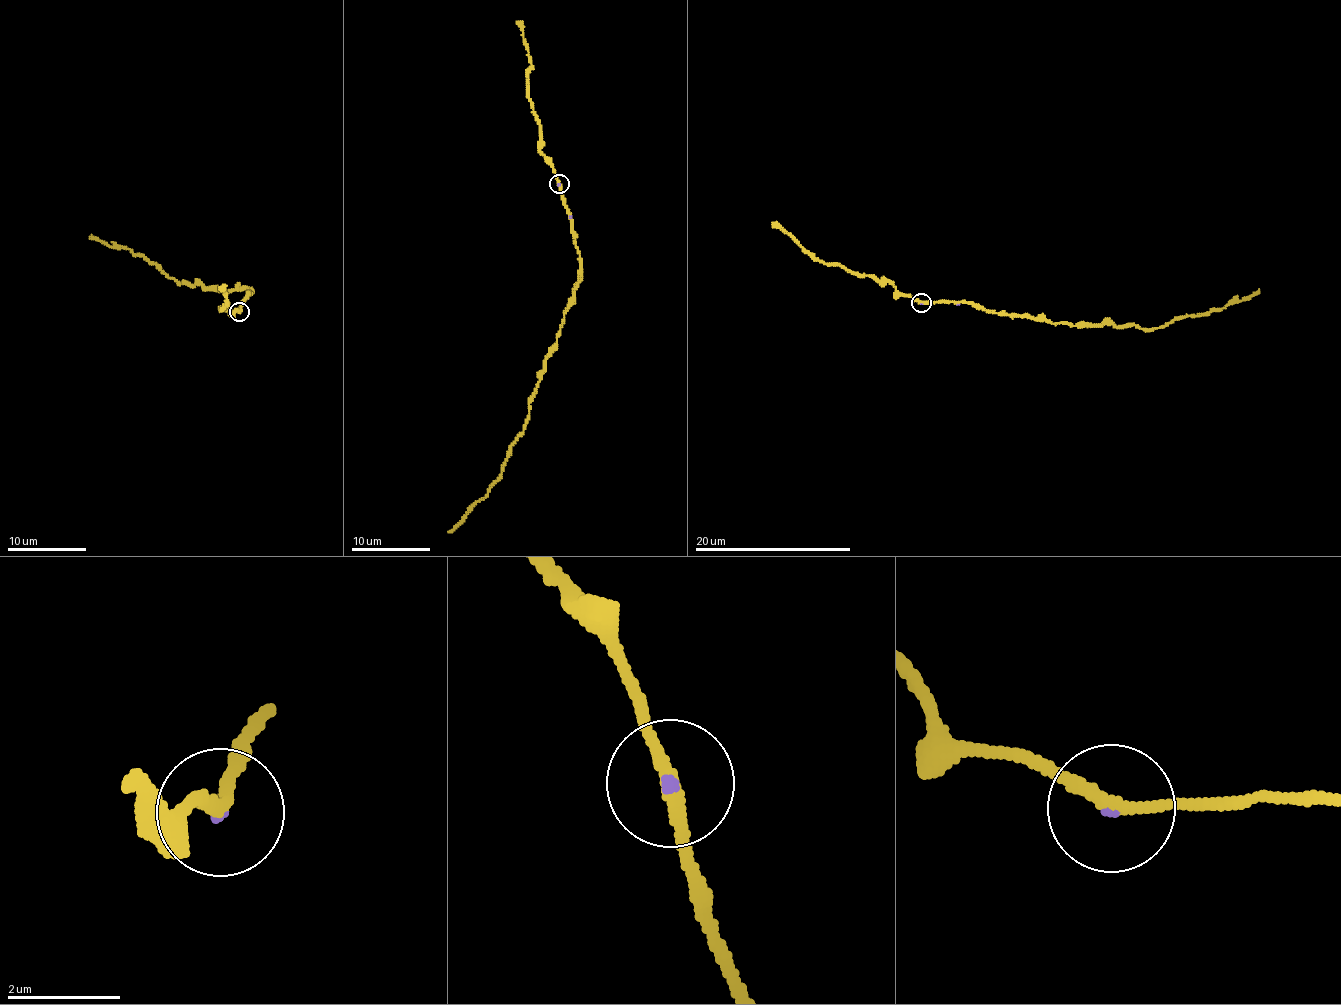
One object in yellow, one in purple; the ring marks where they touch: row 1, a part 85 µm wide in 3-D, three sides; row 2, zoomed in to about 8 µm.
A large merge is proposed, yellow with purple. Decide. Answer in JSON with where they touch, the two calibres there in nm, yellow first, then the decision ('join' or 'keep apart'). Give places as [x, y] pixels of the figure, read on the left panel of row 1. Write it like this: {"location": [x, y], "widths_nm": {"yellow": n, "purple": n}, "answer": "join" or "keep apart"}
{"location": [239, 312], "widths_nm": {"yellow": 200, "purple": 80}, "answer": "join"}

